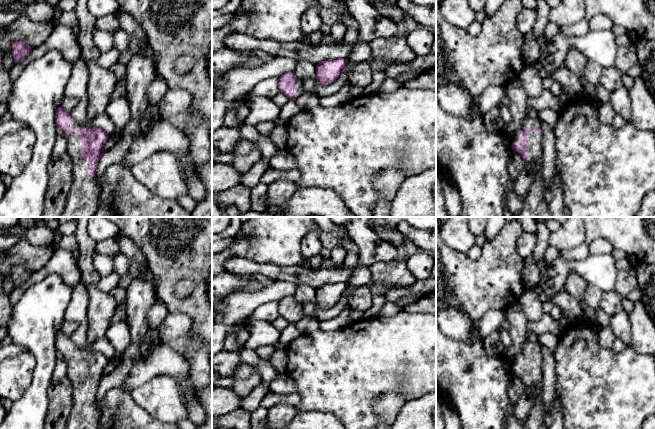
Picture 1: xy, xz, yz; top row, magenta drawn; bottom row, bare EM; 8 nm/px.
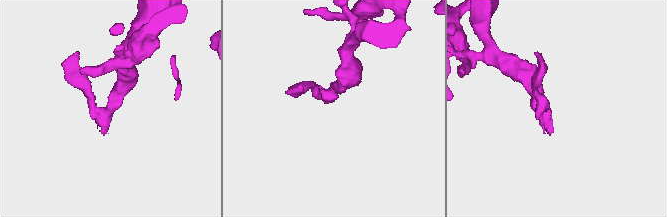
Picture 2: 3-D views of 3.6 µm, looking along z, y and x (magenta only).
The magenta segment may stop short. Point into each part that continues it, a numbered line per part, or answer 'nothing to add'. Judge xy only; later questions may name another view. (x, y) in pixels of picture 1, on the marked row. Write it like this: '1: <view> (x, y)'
1: xy (83, 200)

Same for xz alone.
1: xz (300, 91)

